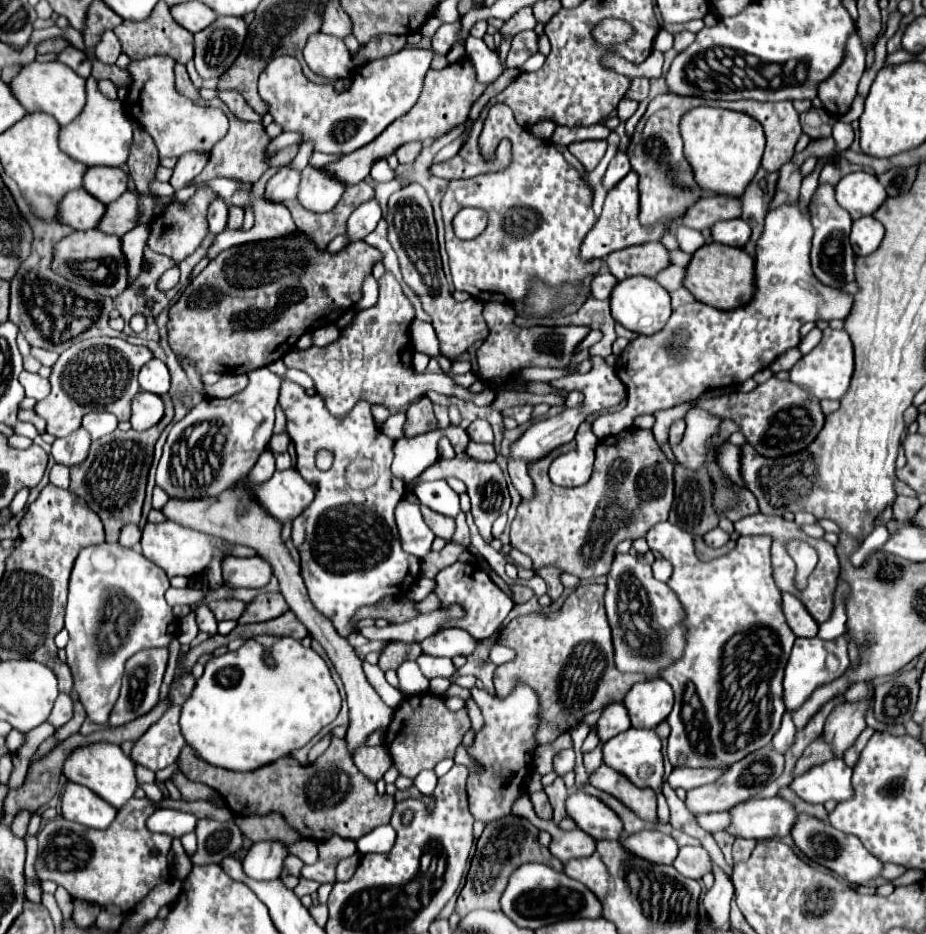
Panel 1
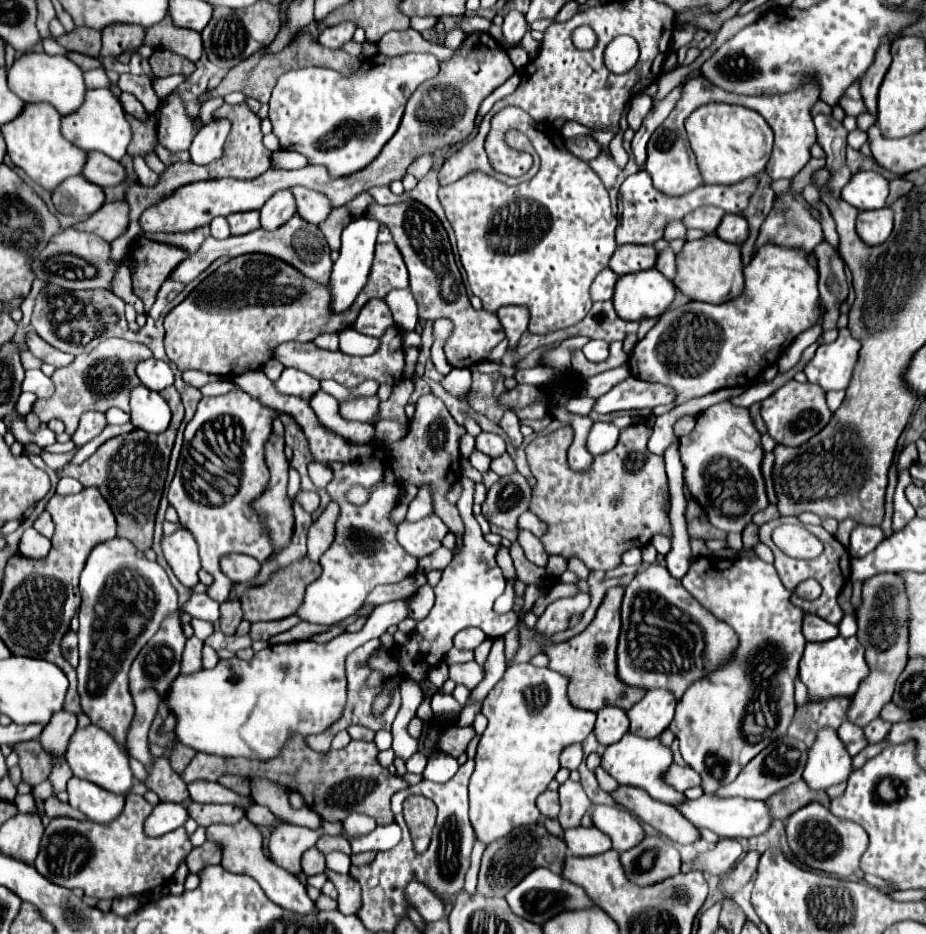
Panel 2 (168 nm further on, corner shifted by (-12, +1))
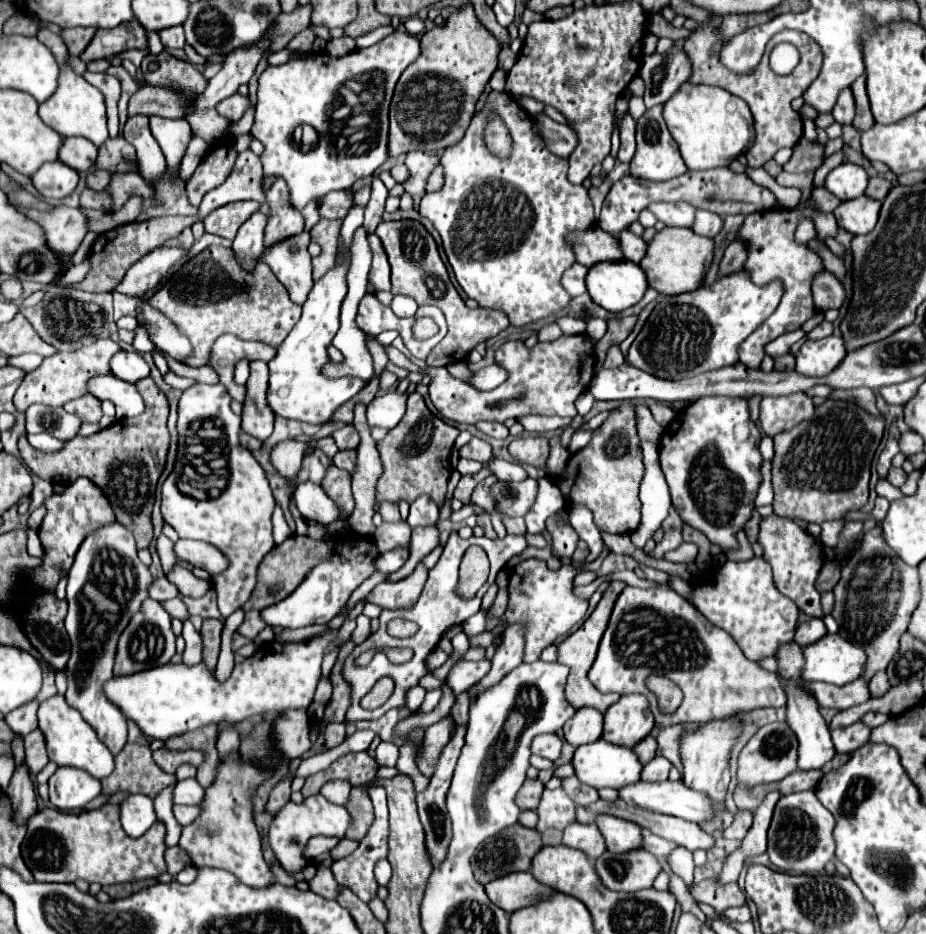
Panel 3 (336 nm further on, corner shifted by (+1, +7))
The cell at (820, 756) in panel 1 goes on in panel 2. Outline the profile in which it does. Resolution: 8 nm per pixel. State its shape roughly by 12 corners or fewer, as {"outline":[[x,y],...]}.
{"outline":[[843,722],[837,734],[849,756],[857,756],[865,744],[863,730]]}

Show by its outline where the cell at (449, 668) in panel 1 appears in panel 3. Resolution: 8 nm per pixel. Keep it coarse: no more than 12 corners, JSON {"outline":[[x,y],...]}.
{"outline":[[490,660],[458,662],[448,674],[454,694],[490,672]]}

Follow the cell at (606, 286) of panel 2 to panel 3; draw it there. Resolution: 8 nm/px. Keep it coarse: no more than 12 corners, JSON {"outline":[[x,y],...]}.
{"outline":[[572,264],[562,288],[574,298],[586,292],[586,266]]}

